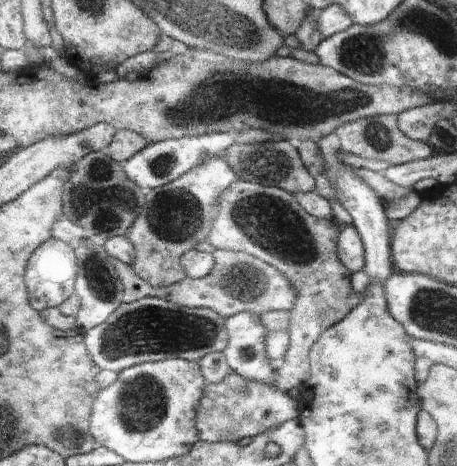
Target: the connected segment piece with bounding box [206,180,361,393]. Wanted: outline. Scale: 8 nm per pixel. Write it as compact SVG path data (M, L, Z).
M237 180L229 188L220 194L220 206L218 216L212 222L210 236L206 238L210 246L214 248L232 248L232 250L244 250L266 264L278 268L284 277L297 291L297 304L290 312L289 320L289 346L286 355L277 364L273 373L273 386L275 390L287 393L293 387L305 382L310 376L309 354L310 346L334 324L343 320L352 309L358 305L359 298L357 279L352 282L352 274L346 274L346 270L339 264L336 253L336 242L342 225L332 222L331 219L320 219L305 212L293 198L292 194L274 186L264 186L258 182L244 182Z

